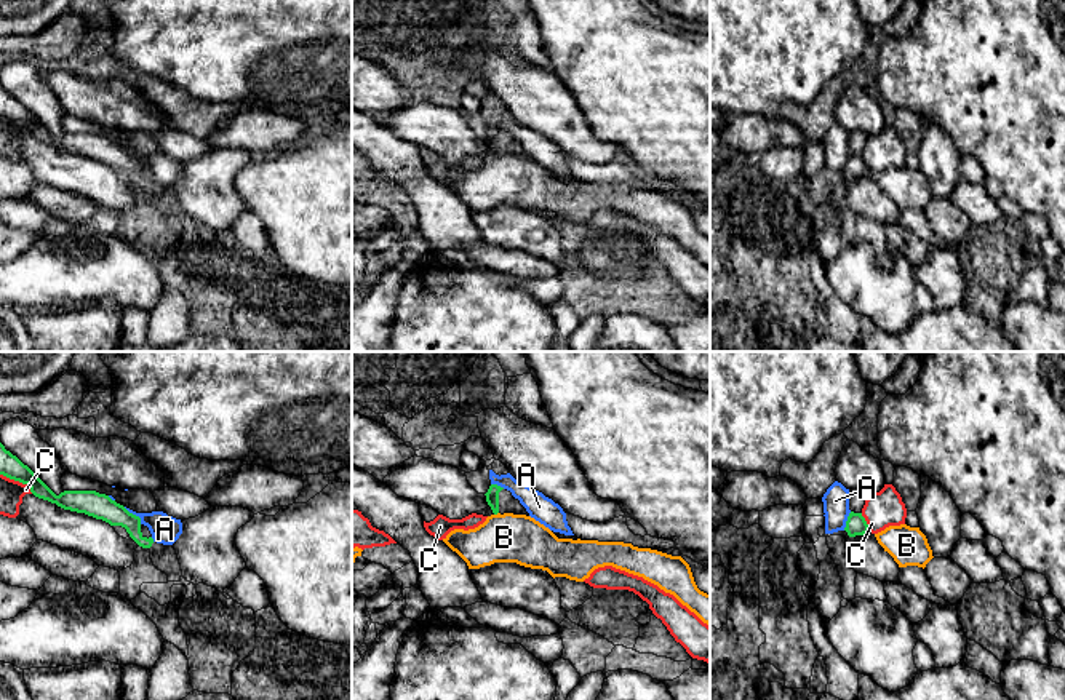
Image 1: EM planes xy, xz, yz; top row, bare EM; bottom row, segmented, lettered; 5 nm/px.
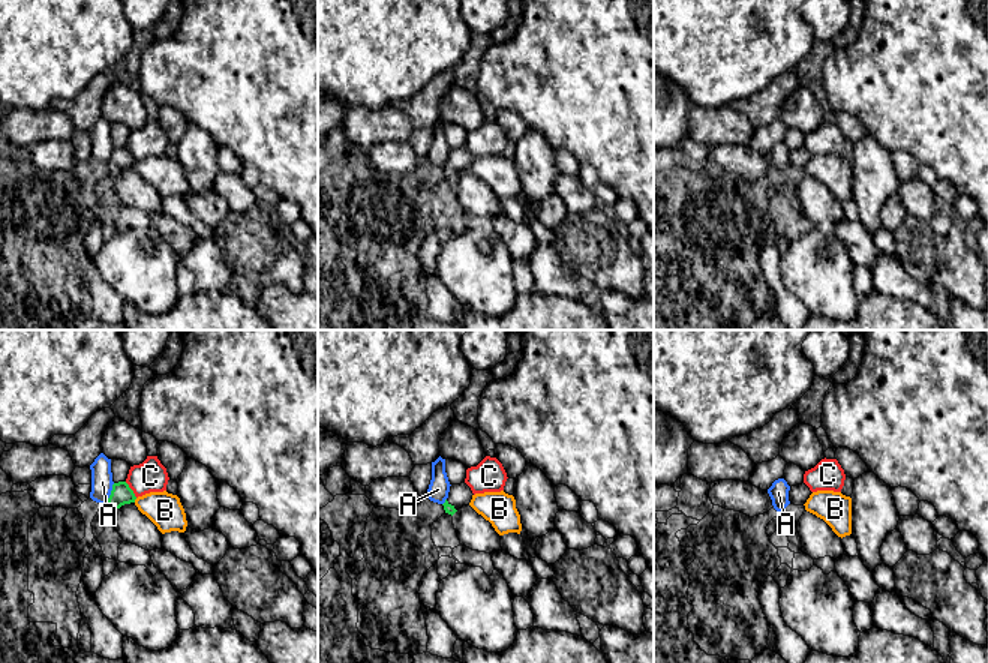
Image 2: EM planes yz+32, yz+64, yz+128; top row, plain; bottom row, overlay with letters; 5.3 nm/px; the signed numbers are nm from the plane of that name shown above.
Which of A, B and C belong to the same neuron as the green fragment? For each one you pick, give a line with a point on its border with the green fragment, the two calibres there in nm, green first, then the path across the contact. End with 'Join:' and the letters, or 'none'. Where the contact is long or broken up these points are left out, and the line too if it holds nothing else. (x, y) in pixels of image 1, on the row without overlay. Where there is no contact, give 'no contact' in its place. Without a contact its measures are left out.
Join: none

